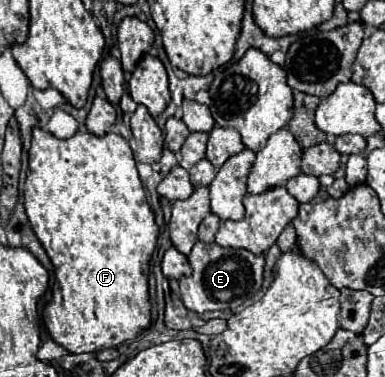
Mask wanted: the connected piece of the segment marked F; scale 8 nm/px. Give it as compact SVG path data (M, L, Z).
M35 126L29 150L31 166L23 188L24 208L33 232L55 266L57 288L53 288L53 298L43 310L43 322L51 338L71 354L99 352L133 340L151 322L147 274L159 228L147 204L129 142L113 132L95 136L85 130L59 140Z

